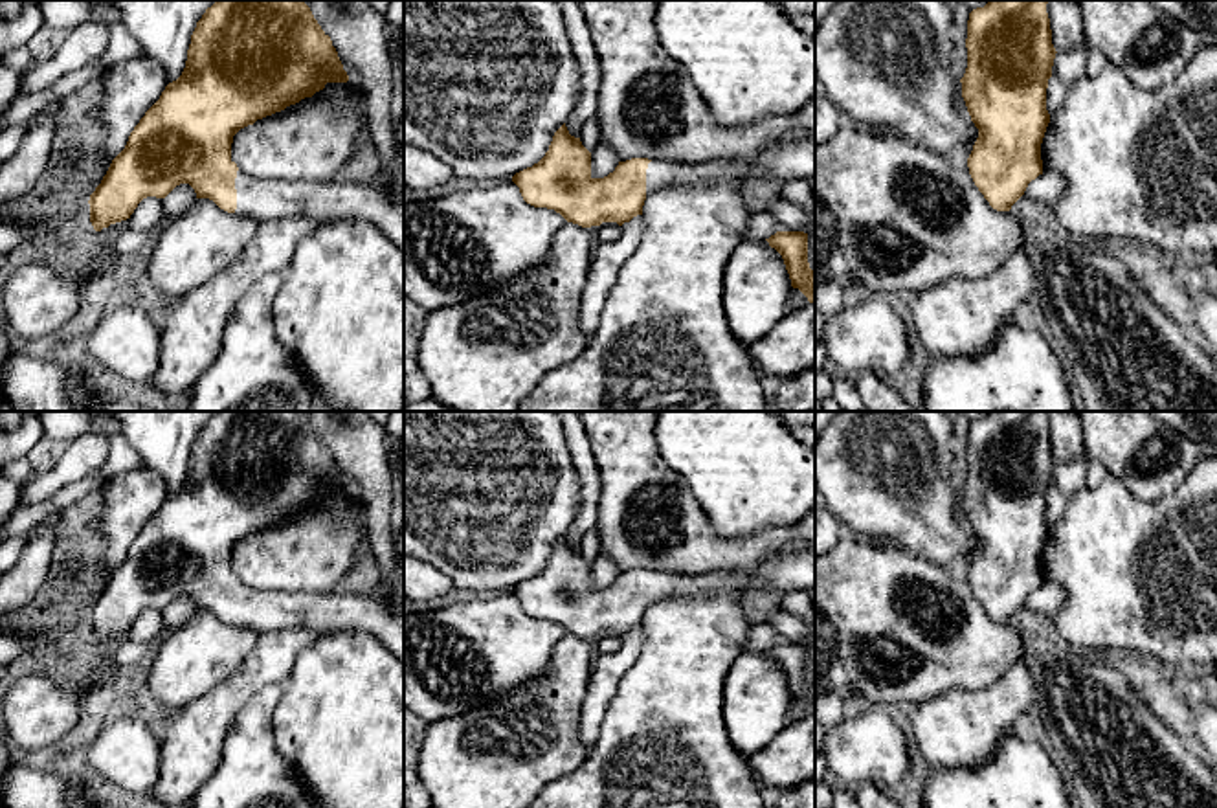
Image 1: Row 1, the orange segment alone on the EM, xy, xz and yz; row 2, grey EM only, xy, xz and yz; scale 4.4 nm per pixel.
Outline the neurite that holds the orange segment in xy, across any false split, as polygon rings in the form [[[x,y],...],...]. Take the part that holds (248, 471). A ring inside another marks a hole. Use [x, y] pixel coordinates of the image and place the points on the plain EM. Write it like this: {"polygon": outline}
{"polygon": [[[217,411],[196,433],[182,487],[145,523],[90,606],[94,641],[130,630],[147,608],[165,610],[176,597],[189,595],[196,610],[259,634],[279,628],[363,630],[404,663],[404,597],[391,604],[376,593],[259,591],[233,573],[231,555],[240,540],[312,509],[327,494],[347,492],[330,448],[303,411]]]}

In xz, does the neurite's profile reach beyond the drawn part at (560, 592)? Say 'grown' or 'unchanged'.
grown

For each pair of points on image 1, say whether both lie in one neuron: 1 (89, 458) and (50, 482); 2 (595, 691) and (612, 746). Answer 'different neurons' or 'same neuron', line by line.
1: same neuron
2: different neurons

